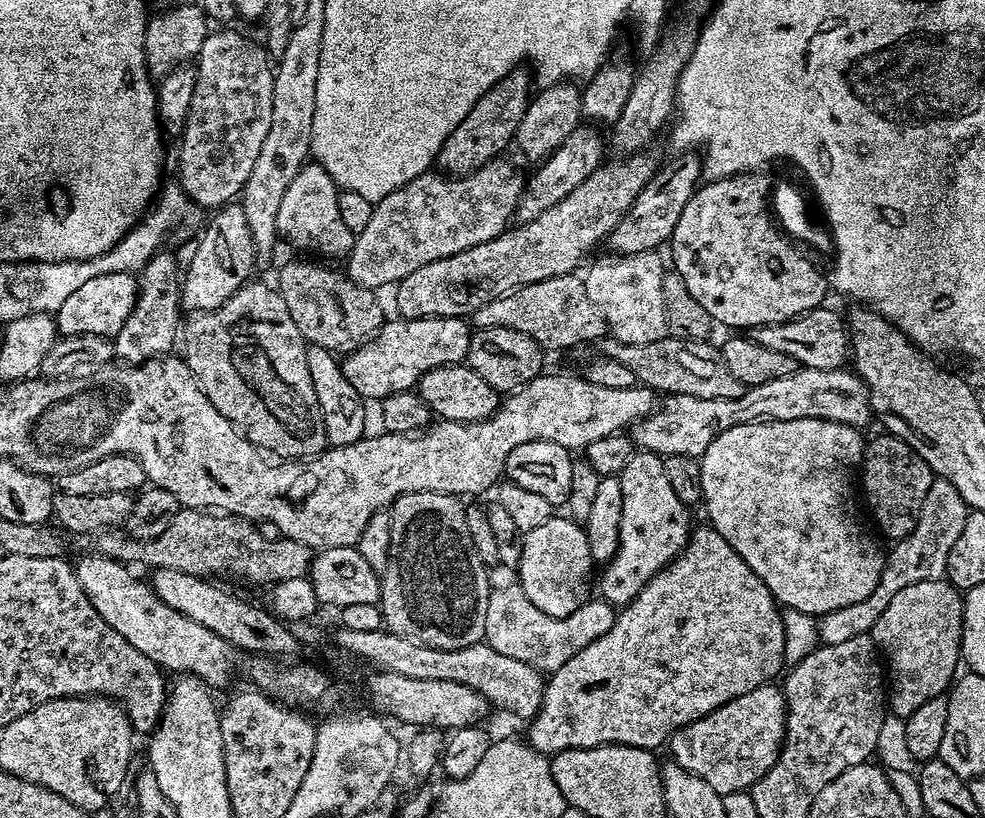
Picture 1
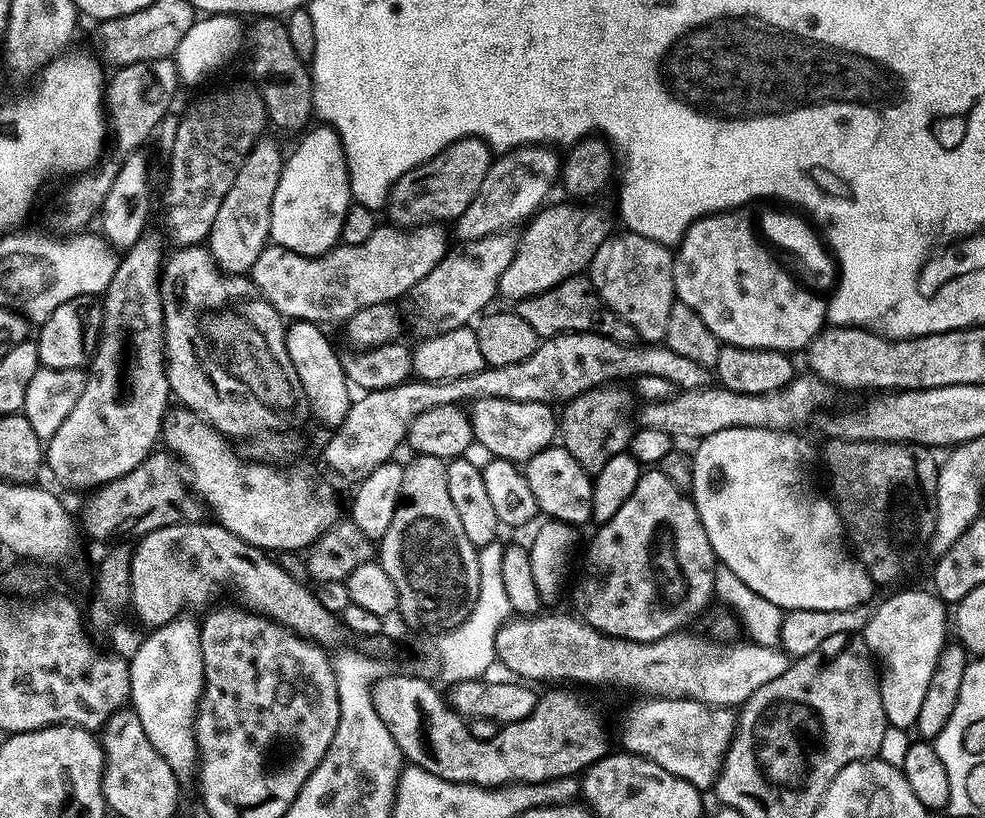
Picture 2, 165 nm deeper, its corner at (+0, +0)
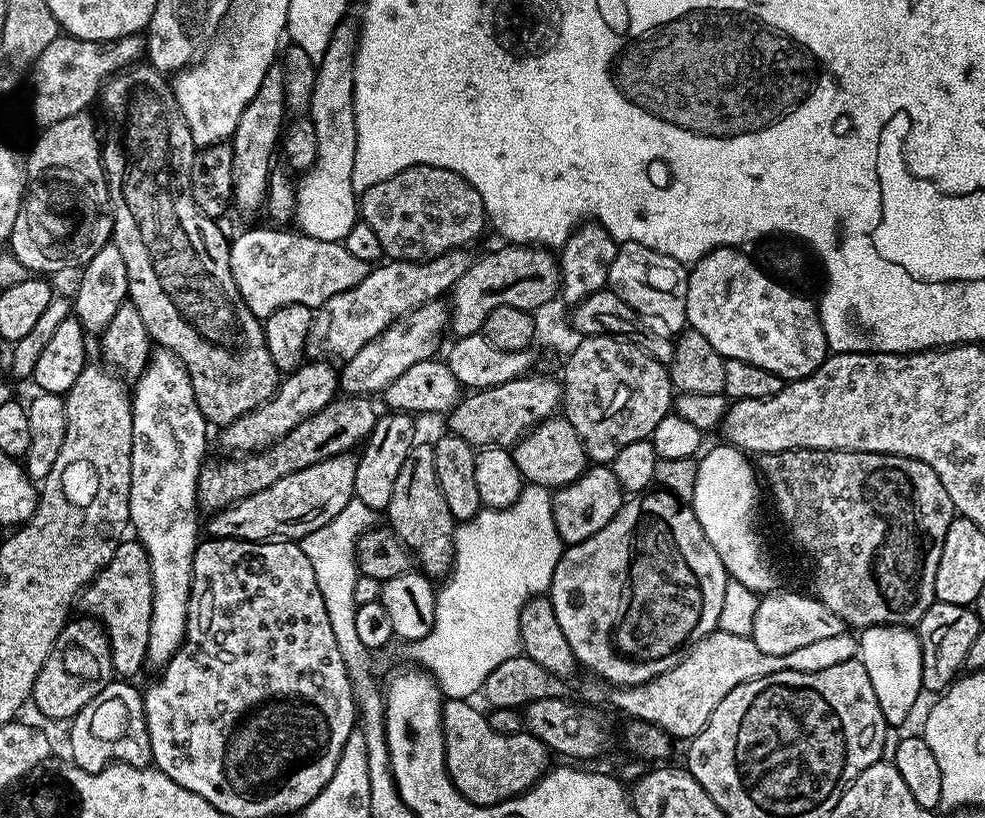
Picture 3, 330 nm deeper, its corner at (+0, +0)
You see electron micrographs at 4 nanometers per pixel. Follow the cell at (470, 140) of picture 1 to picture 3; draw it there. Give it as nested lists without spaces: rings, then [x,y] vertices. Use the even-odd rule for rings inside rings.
[[[425,164],[410,166],[394,174],[394,178],[370,186],[370,190],[359,197],[358,216],[370,226],[370,230],[374,230],[378,242],[382,242],[384,256],[394,260],[433,260],[451,249],[471,245],[471,240],[478,239],[480,231],[486,228],[484,203],[478,190],[474,190],[474,186],[454,170]]]

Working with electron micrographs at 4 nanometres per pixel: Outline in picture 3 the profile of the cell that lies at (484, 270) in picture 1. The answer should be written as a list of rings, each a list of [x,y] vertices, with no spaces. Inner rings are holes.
[[[323,358],[305,362],[294,372],[287,373],[276,386],[276,392],[266,402],[254,410],[242,414],[234,422],[219,429],[220,444],[228,454],[251,454],[262,452],[272,444],[277,444],[298,422],[318,414],[338,396],[338,372],[329,361]]]

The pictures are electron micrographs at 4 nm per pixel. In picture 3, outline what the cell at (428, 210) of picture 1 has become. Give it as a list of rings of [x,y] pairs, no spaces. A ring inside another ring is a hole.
[[[280,226],[268,227],[272,228],[248,228],[241,236],[233,235],[229,250],[230,269],[242,294],[242,302],[246,302],[246,306],[250,306],[252,313],[262,322],[282,306],[301,304],[315,310],[330,298],[334,298],[334,294],[345,292],[350,286],[356,286],[370,271],[370,266],[362,262],[362,258],[354,258],[354,254],[350,254],[350,250],[346,250],[339,240],[322,242],[318,238],[304,235],[299,230],[284,232],[288,230]]]

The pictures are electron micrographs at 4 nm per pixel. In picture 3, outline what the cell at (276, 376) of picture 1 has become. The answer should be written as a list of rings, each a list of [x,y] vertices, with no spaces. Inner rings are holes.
[[[140,62],[131,68],[125,68],[116,73],[111,80],[105,83],[102,89],[102,104],[104,112],[108,115],[108,136],[102,140],[102,155],[104,158],[104,173],[108,175],[108,193],[112,199],[112,239],[111,243],[118,246],[122,258],[126,262],[126,278],[128,279],[128,300],[142,314],[142,322],[146,326],[149,337],[154,338],[157,345],[163,346],[167,351],[174,353],[184,364],[190,378],[190,386],[194,387],[194,398],[202,410],[205,420],[212,426],[223,426],[234,422],[242,414],[254,410],[262,402],[266,402],[276,392],[276,386],[282,379],[279,368],[274,366],[274,358],[270,358],[270,350],[266,346],[264,325],[242,302],[242,294],[234,282],[233,271],[230,269],[229,250],[231,241],[225,236],[223,230],[215,219],[210,218],[198,208],[193,194],[193,168],[197,161],[198,149],[190,135],[190,128],[186,118],[182,115],[177,98],[172,93],[172,84],[169,77],[159,68],[153,68],[151,63]]]

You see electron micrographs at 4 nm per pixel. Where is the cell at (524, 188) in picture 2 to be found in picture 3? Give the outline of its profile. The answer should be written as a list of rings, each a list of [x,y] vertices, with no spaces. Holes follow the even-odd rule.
[[[467,247],[454,248],[435,256],[433,260],[394,260],[380,262],[356,286],[334,294],[312,318],[312,332],[308,335],[307,355],[329,362],[343,362],[354,358],[366,342],[382,334],[395,320],[431,300],[441,299],[466,274],[470,263]]]

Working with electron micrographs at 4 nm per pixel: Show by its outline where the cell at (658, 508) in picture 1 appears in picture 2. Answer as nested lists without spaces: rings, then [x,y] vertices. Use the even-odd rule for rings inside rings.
[[[659,470],[641,471],[638,478],[638,486],[634,486],[634,494],[622,502],[618,514],[610,518],[610,522],[599,525],[595,529],[596,537],[588,544],[588,553],[584,556],[584,569],[580,572],[580,581],[576,584],[576,589],[572,592],[572,604],[575,615],[583,620],[585,624],[596,628],[602,634],[607,636],[616,636],[620,640],[633,640],[639,644],[653,644],[656,640],[661,640],[672,635],[673,632],[679,632],[689,627],[688,623],[714,600],[714,574],[717,563],[716,555],[712,552],[710,538],[706,538],[706,530],[702,526],[702,518],[698,518],[698,510],[692,502],[691,495],[678,490],[678,486],[670,483],[670,478],[662,474]]]

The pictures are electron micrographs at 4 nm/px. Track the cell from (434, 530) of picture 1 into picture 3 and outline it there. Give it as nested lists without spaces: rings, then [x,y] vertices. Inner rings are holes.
[[[418,442],[406,454],[406,462],[402,462],[402,470],[398,470],[398,478],[394,478],[394,495],[386,509],[387,527],[393,528],[412,550],[419,571],[429,578],[447,577],[452,566],[452,549],[458,527],[453,520],[446,498],[442,498],[442,490],[438,490],[438,474],[434,474],[434,450],[432,444]]]

